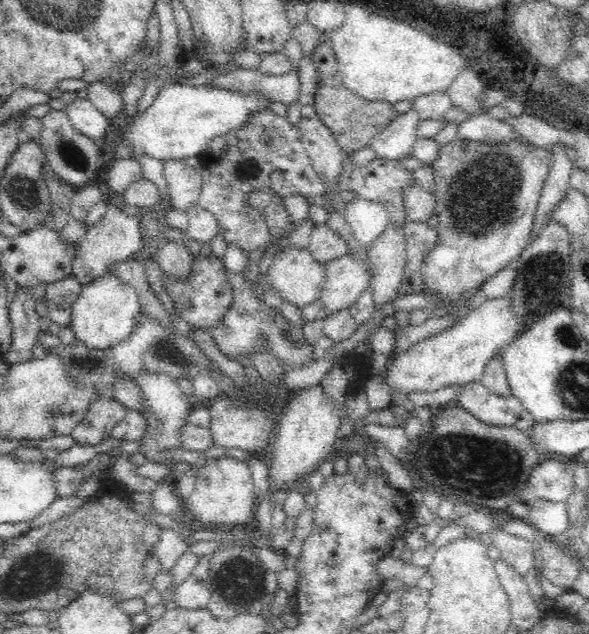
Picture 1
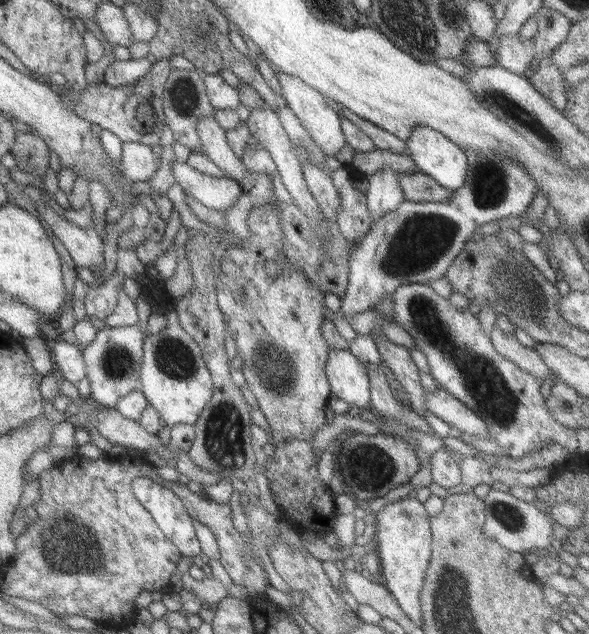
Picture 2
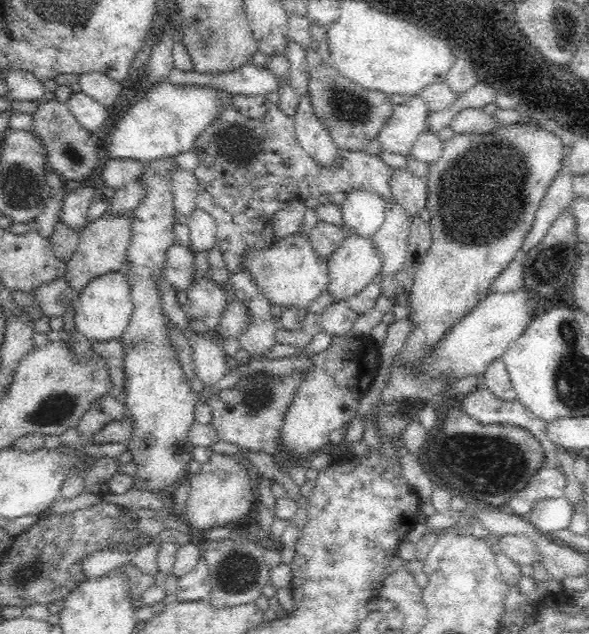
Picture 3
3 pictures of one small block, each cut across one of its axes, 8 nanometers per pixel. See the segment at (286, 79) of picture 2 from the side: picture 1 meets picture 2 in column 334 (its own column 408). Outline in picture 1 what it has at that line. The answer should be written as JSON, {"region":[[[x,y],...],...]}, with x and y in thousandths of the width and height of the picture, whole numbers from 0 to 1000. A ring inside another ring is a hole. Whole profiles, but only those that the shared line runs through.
{"region":[[[703,172],[677,180],[645,211],[626,224],[638,252],[683,254],[698,244],[708,222],[710,178]]]}

